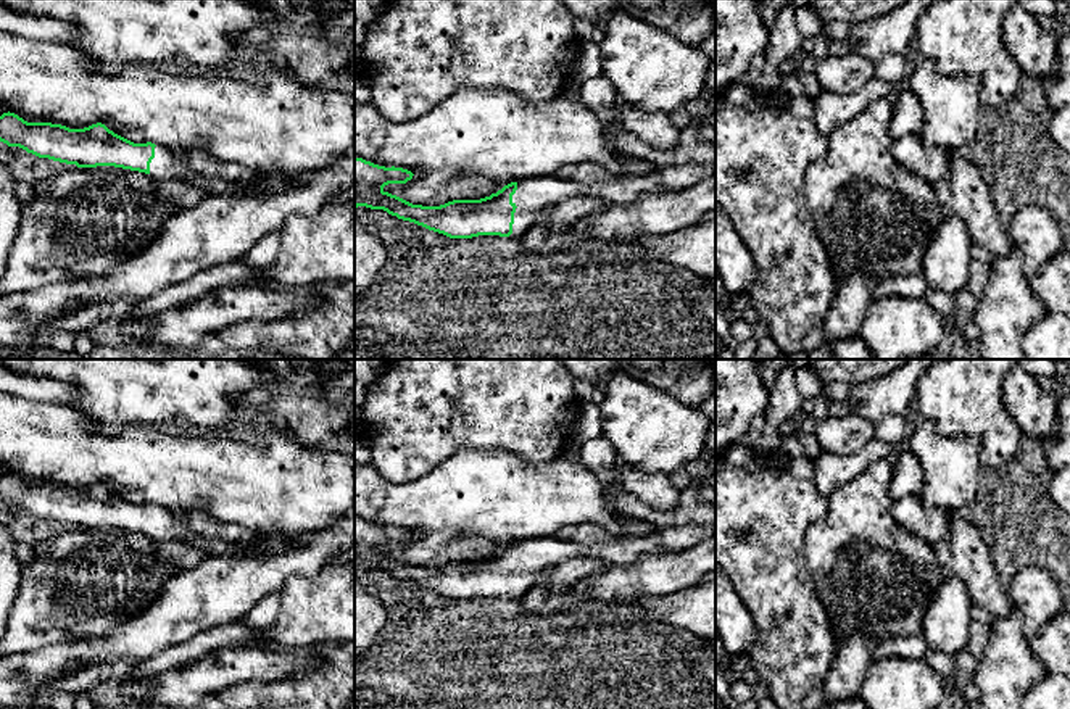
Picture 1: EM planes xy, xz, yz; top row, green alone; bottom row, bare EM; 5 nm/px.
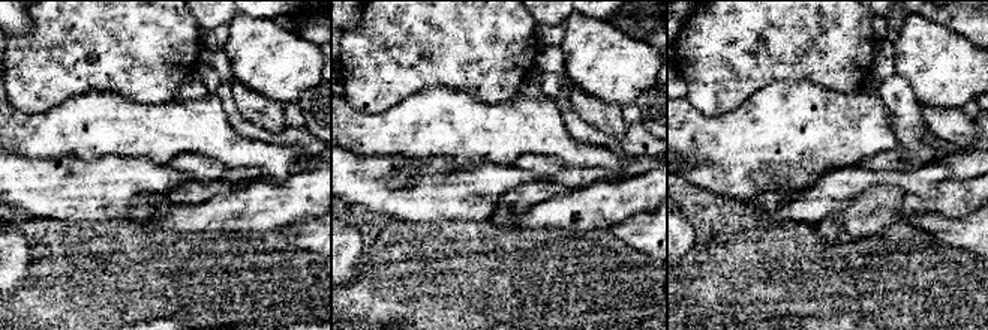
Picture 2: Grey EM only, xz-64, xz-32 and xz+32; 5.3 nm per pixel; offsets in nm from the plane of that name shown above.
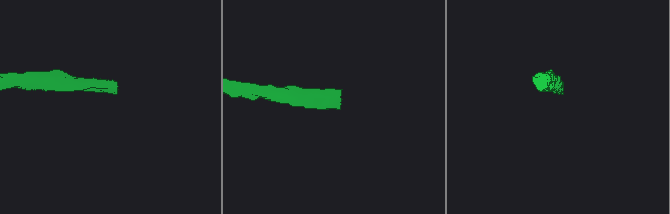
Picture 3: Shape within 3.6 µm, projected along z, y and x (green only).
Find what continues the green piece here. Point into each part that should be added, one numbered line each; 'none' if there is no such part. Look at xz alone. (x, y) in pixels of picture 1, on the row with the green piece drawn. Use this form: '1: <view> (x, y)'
1: xz (535, 197)

